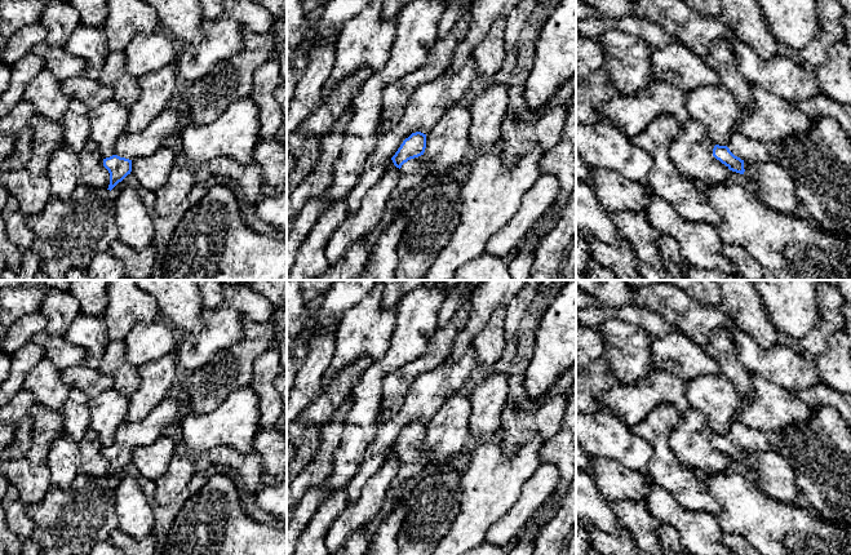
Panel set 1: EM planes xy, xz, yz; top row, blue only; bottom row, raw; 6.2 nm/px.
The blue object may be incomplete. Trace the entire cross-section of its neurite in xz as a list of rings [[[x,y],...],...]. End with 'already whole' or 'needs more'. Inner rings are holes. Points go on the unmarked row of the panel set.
[[[412,422],[403,430],[391,447],[394,454],[400,458],[398,474],[391,484],[391,490],[400,489],[407,481],[421,476],[429,466],[430,453],[424,447],[426,423]]]; needs more

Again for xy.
[[[167,396],[142,421],[124,422],[115,432],[115,443],[103,448],[103,456],[110,462],[112,479],[132,461],[132,450],[138,447],[147,447],[161,438],[161,434],[185,416],[183,405],[178,399]]]; needs more

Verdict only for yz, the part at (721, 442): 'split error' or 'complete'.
split error

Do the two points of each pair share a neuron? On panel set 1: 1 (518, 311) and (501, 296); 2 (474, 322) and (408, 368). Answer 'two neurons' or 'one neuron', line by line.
1: two neurons
2: two neurons

